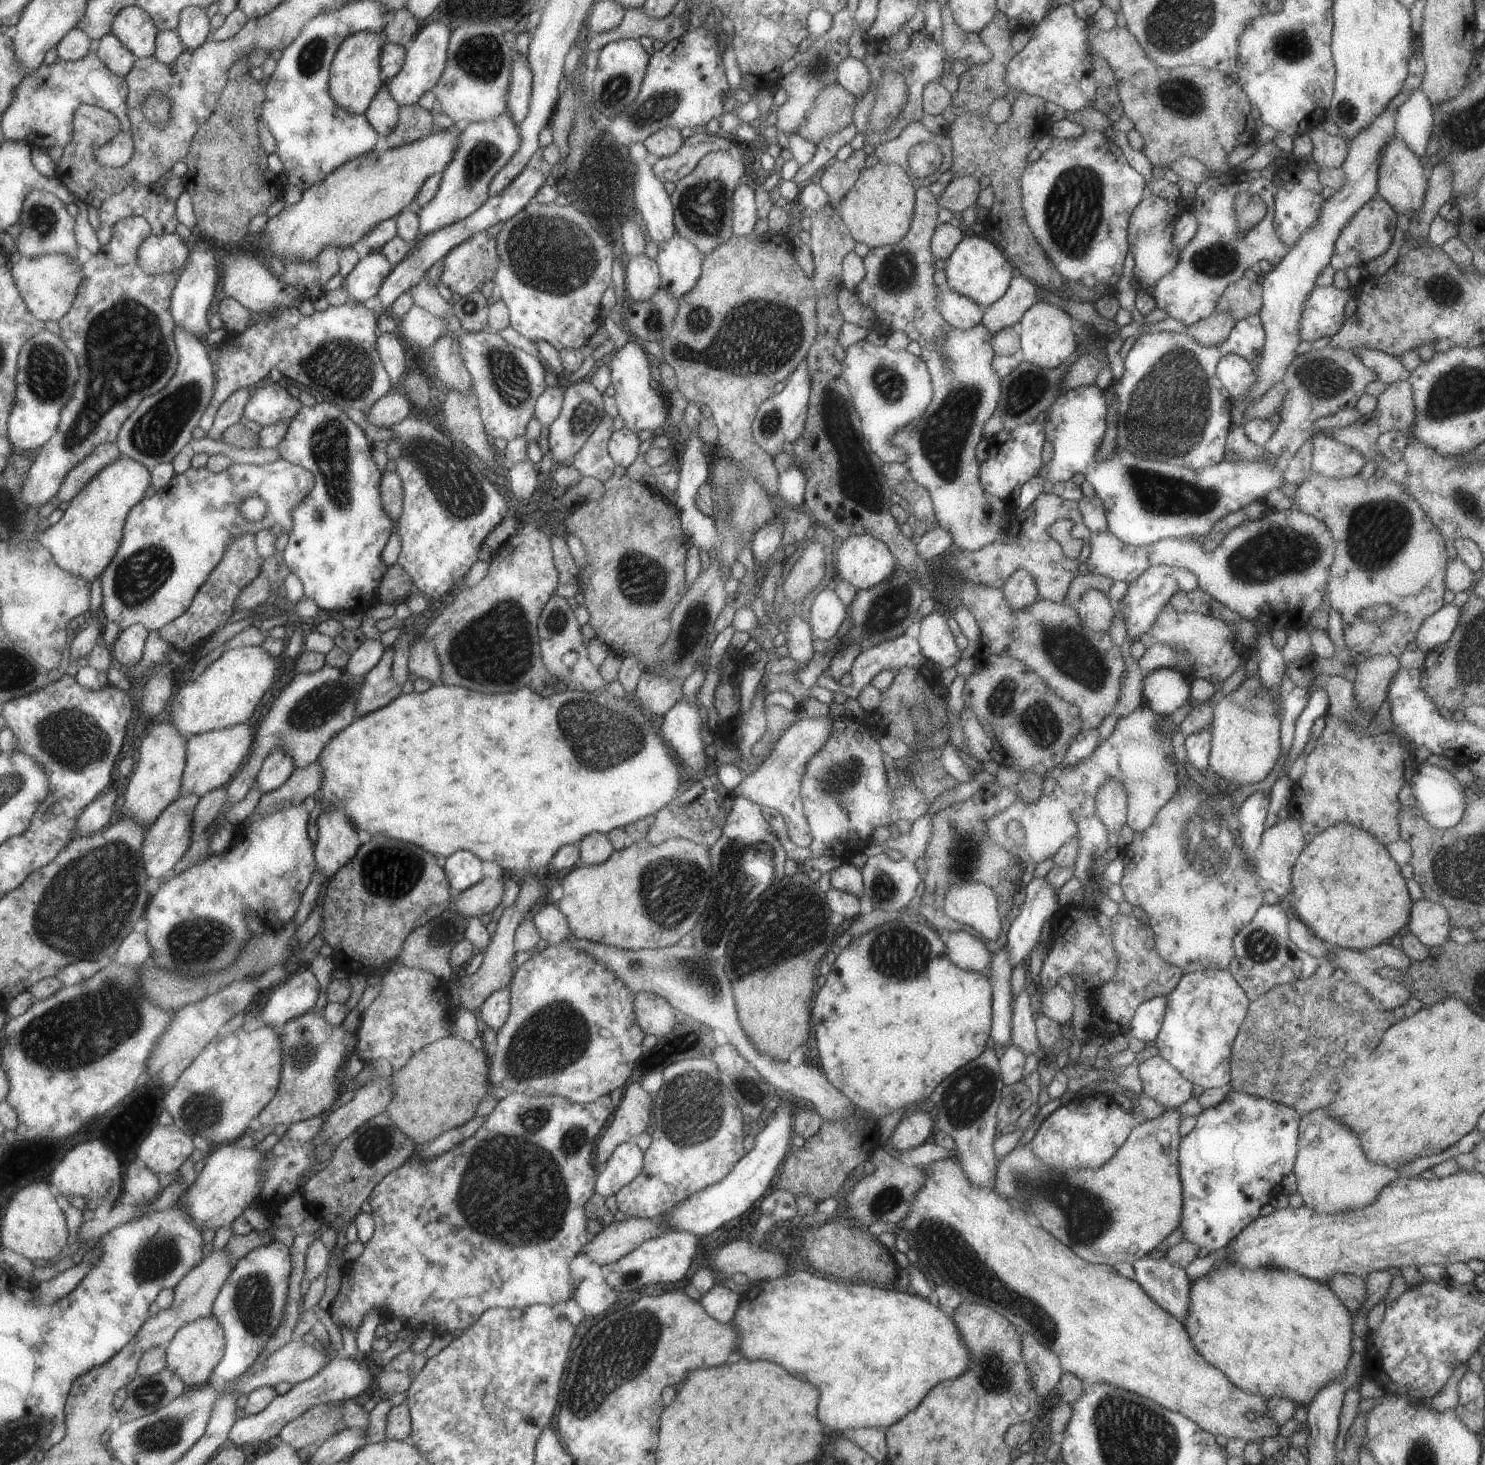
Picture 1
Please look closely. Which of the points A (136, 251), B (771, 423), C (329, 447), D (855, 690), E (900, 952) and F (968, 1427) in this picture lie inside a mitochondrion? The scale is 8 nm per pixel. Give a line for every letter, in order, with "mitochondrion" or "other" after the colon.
A: other
B: mitochondrion
C: mitochondrion
D: other
E: mitochondrion
F: other

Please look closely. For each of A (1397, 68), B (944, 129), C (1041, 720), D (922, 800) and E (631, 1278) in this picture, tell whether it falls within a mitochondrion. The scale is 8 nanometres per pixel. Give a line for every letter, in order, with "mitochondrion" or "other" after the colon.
A: other
B: other
C: mitochondrion
D: other
E: other

